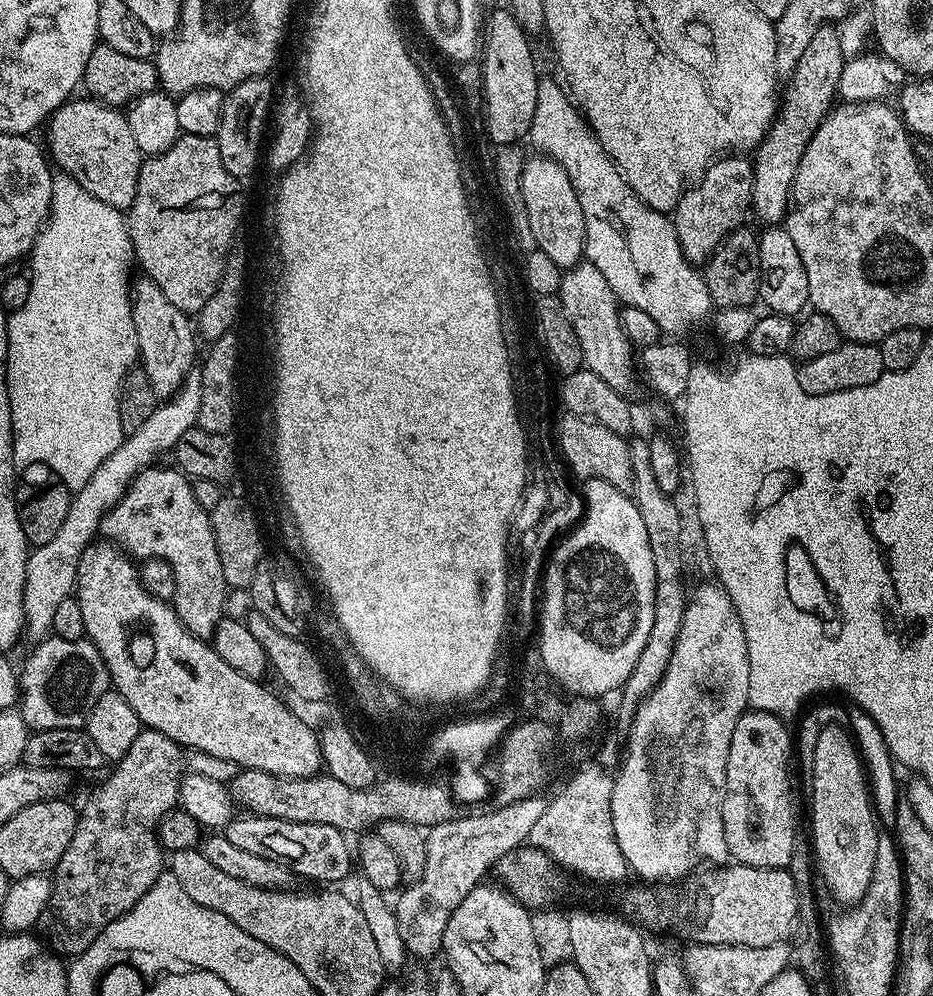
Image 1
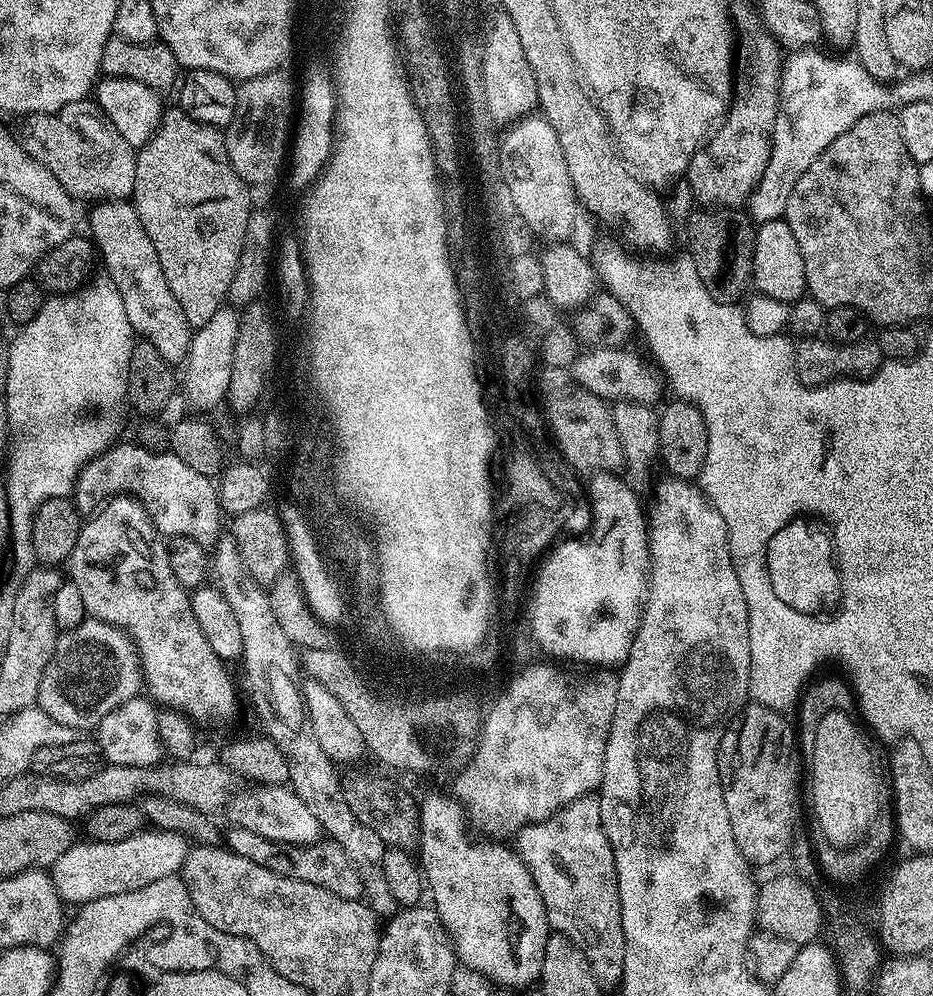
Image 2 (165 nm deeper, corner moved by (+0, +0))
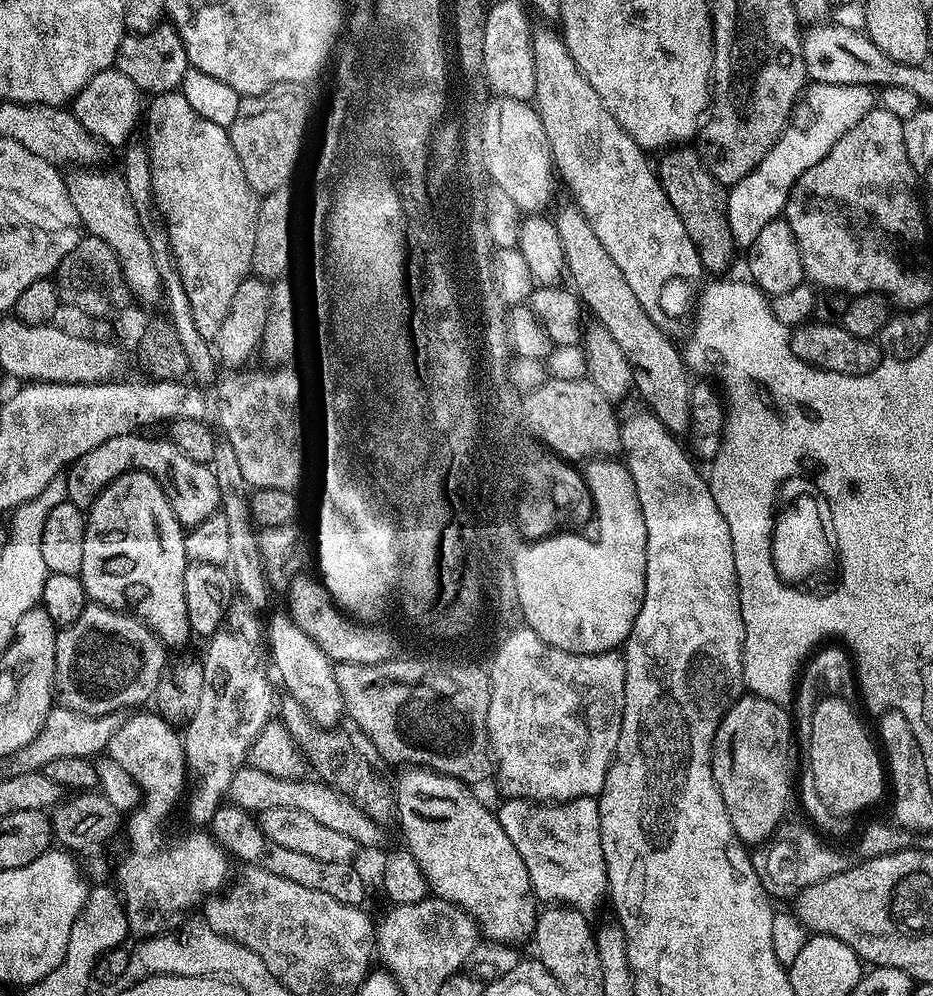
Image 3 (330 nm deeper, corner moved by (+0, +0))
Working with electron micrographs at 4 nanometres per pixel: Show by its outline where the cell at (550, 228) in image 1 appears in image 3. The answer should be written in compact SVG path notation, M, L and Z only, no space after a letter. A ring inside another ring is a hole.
M500 96L494 100L494 104L494 141L487 146L487 165L496 176L498 186L502 186L517 209L528 214L544 210L552 200L558 176L554 171L552 147L542 126L540 113L529 101L515 100L509 96Z

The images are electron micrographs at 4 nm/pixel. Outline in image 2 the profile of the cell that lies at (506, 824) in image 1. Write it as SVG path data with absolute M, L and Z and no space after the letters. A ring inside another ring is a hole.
M538 663L535 672L523 675L512 685L511 692L491 711L484 745L476 761L450 788L457 804L464 809L466 820L484 838L512 838L527 824L550 818L580 796L595 793L604 777L604 755L614 706L618 698L618 676L612 670L563 672L555 663Z

